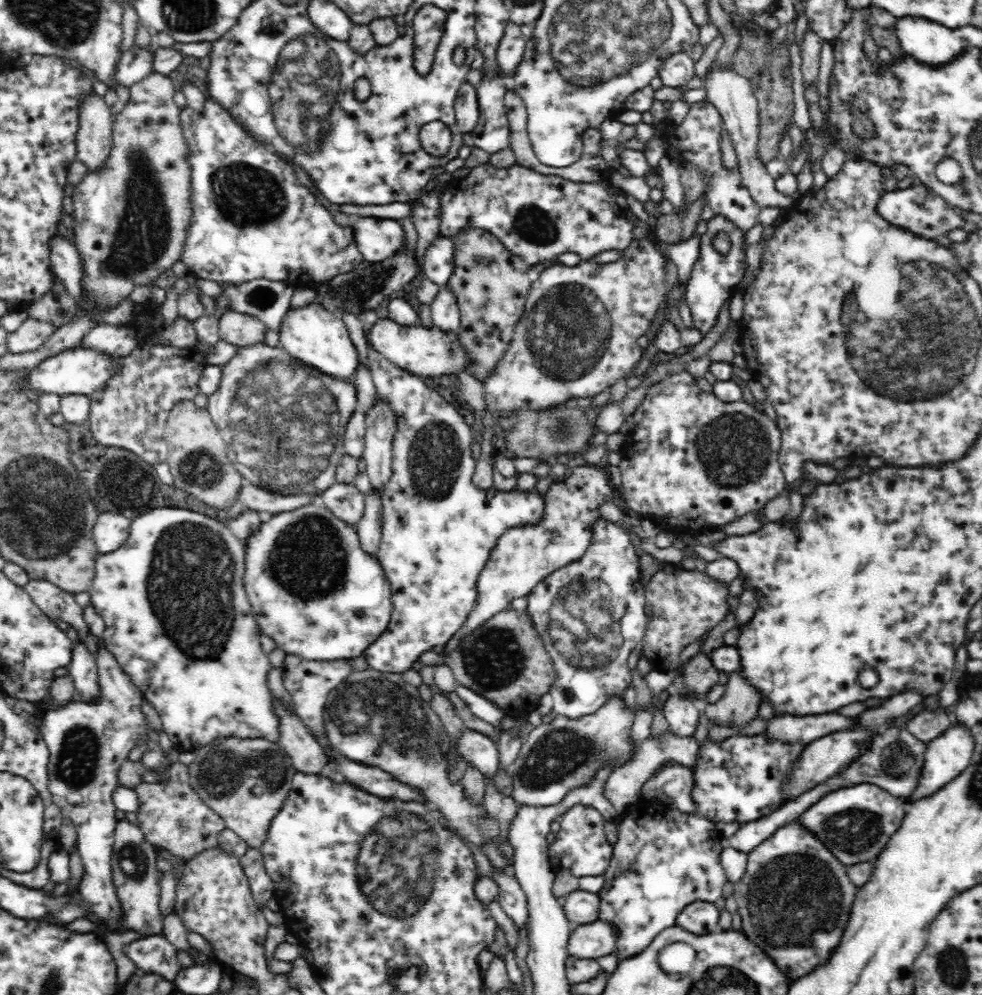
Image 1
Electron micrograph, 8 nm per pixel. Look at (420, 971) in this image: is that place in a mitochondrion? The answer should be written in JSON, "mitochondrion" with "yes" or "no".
{"mitochondrion":"no"}

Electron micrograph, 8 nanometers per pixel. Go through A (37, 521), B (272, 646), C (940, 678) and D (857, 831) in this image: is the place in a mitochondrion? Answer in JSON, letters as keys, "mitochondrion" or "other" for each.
{"A":"mitochondrion","B":"other","C":"other","D":"mitochondrion"}

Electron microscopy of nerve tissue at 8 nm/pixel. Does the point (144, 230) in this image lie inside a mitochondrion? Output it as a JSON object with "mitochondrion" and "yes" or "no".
{"mitochondrion":"yes"}

